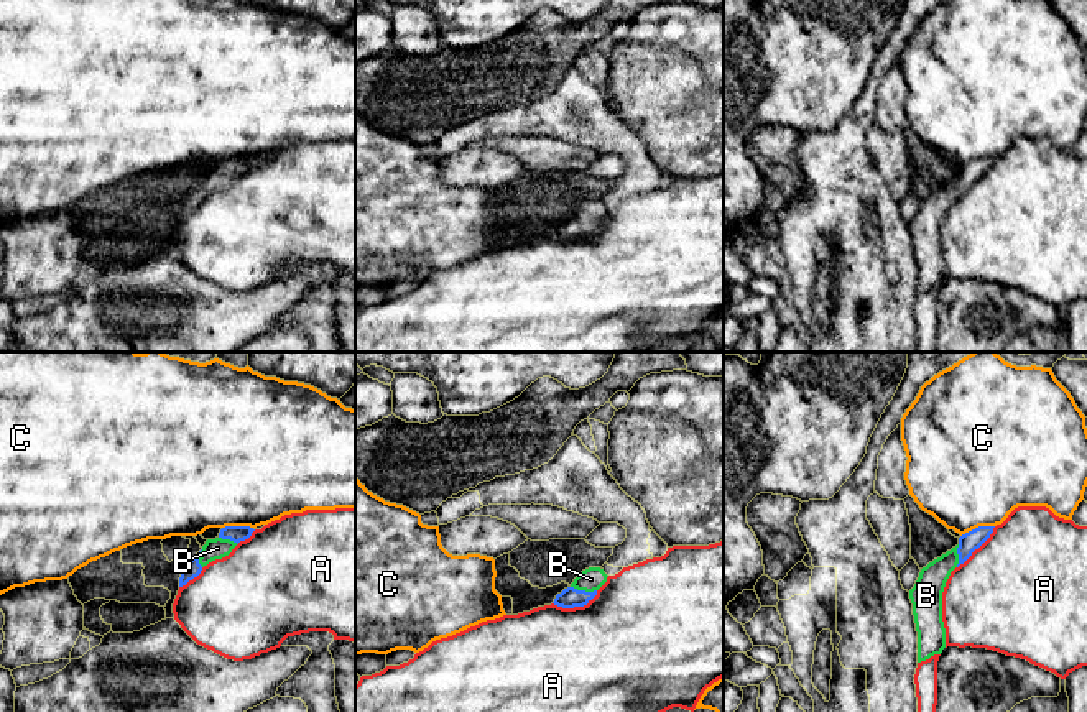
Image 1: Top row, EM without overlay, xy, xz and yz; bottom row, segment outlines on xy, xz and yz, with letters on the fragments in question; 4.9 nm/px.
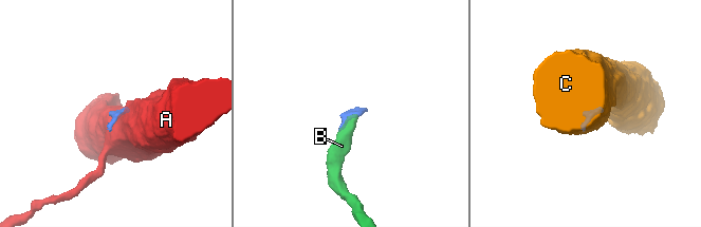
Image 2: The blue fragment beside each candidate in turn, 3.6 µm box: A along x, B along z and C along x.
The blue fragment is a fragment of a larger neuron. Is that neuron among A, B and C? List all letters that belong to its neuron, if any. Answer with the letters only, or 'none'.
B

